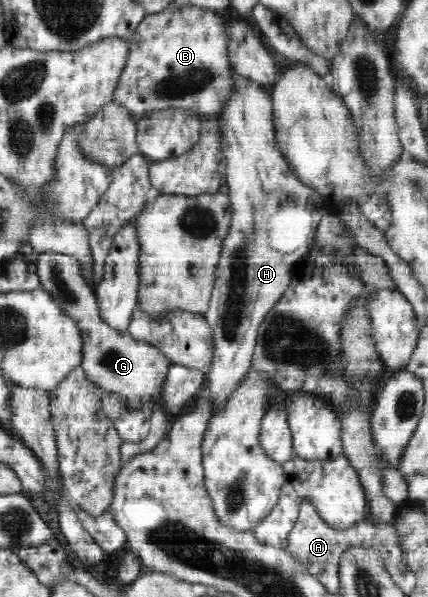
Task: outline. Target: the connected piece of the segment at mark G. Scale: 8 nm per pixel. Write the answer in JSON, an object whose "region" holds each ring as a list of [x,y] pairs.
{"region":[[[60,252],[38,253],[36,273],[40,284],[52,295],[58,307],[78,323],[84,334],[81,367],[87,379],[103,391],[115,392],[125,399],[128,408],[142,408],[152,396],[160,392],[168,368],[173,363],[148,341],[137,341],[129,331],[124,334],[110,327],[102,317],[95,292],[82,276],[79,260]]]}

